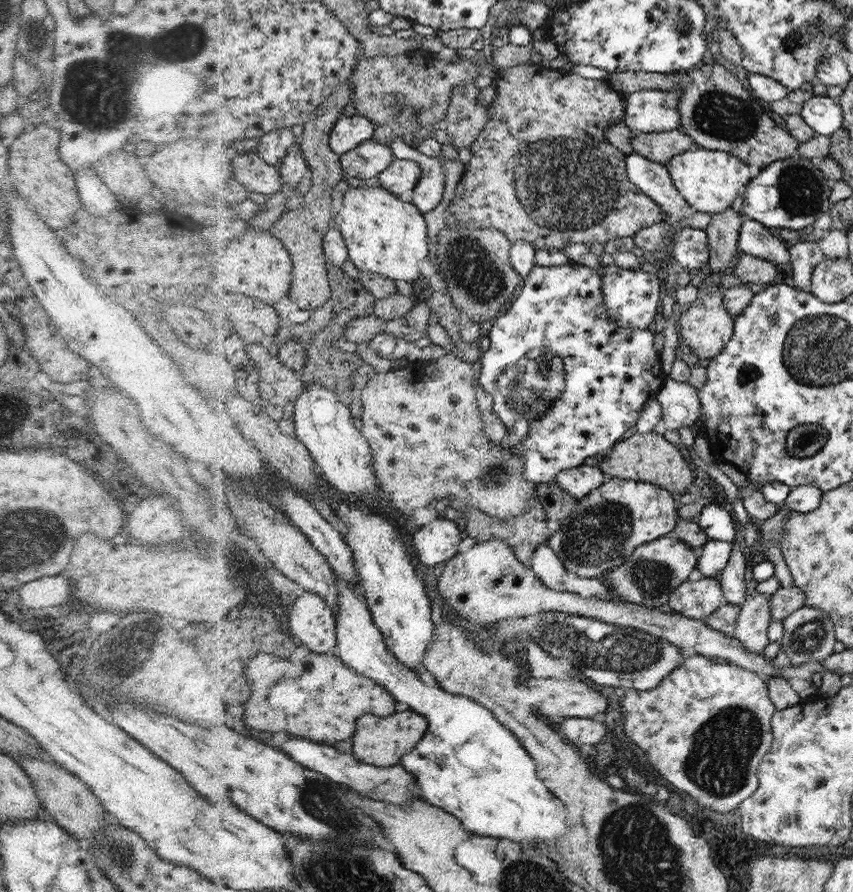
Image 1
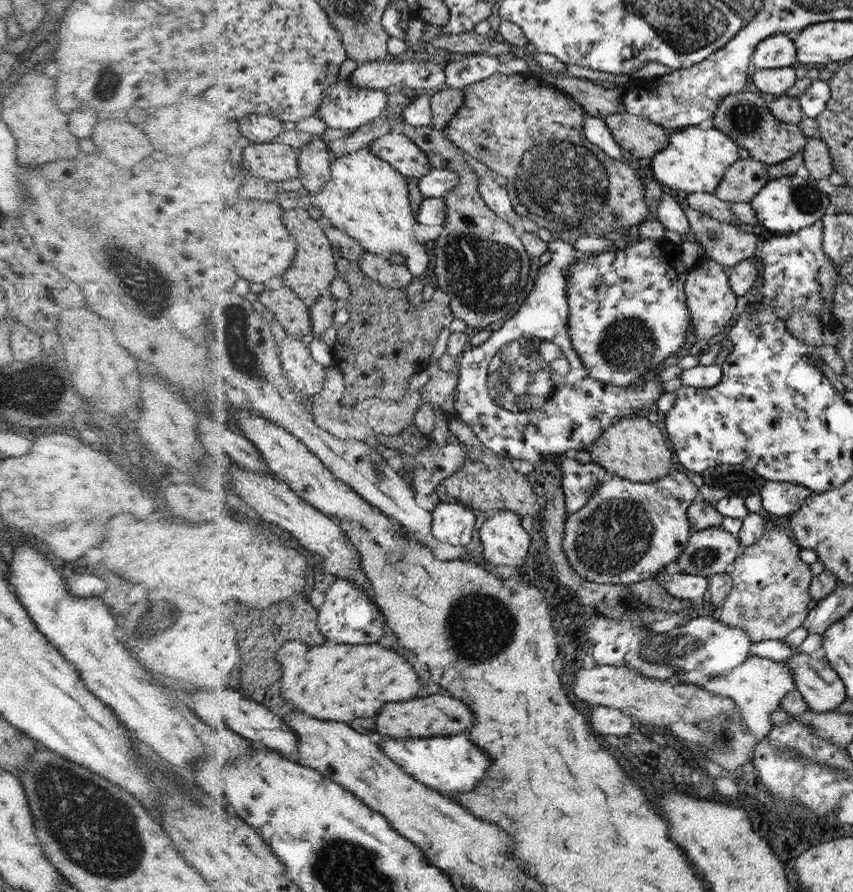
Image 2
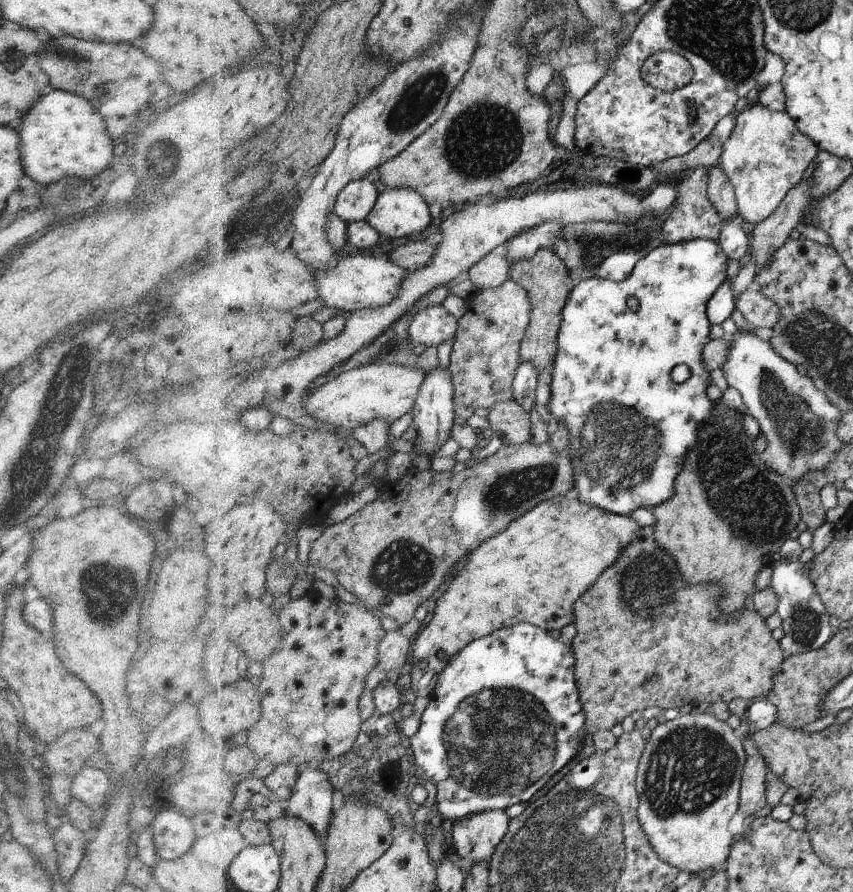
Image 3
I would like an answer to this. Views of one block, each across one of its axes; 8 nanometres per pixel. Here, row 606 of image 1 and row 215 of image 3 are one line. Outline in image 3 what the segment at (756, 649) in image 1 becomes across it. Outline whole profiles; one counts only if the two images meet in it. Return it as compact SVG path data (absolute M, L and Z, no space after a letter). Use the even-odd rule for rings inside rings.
M757 103L738 114L718 165L734 188L739 215L745 222L759 224L781 206L784 196L800 183L802 174L819 153L813 139L801 132L792 116Z

